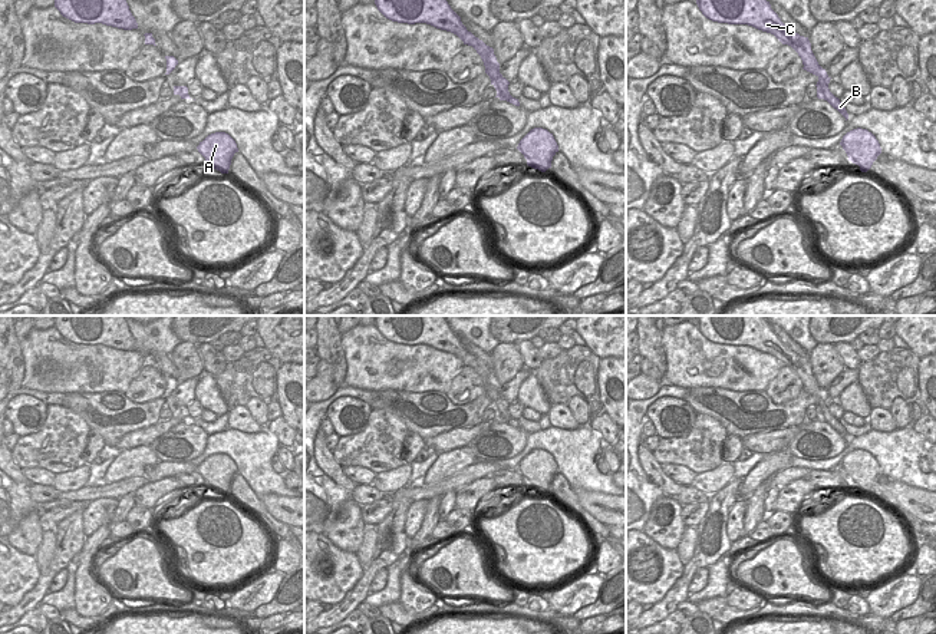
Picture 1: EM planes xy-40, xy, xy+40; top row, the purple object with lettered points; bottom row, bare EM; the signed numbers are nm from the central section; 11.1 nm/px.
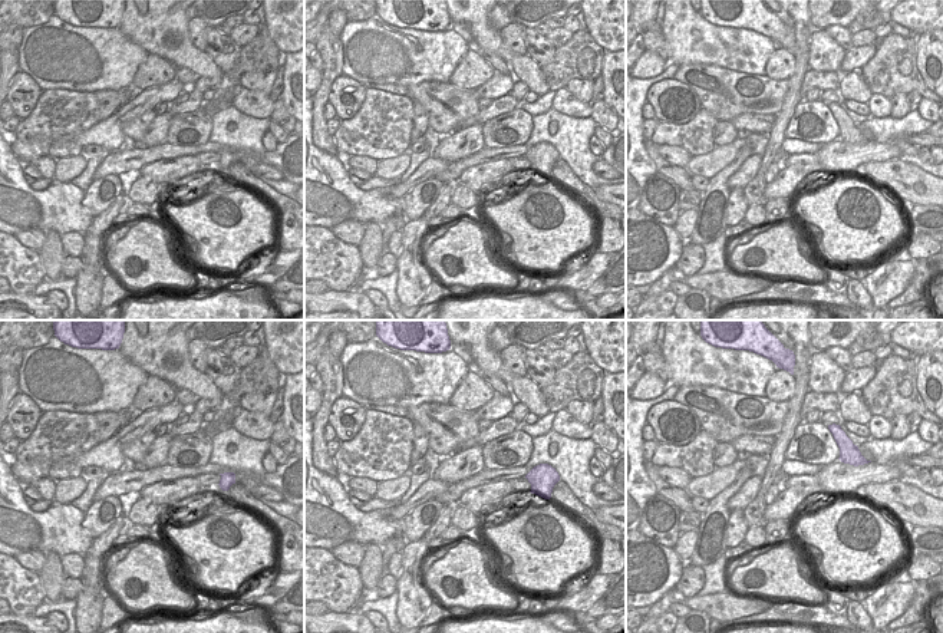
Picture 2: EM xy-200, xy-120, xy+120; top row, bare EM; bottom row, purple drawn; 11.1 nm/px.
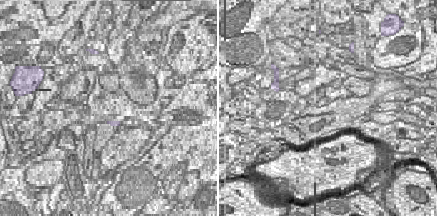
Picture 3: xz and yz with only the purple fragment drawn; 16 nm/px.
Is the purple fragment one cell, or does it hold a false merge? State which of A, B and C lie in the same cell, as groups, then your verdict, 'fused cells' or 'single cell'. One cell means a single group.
A B C; single cell

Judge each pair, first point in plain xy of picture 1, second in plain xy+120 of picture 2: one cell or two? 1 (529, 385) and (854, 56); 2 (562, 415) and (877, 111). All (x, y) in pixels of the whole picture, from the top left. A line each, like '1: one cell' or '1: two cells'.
1: two cells
2: one cell

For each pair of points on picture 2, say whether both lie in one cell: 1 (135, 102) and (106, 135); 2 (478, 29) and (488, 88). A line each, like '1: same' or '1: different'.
1: same
2: different

